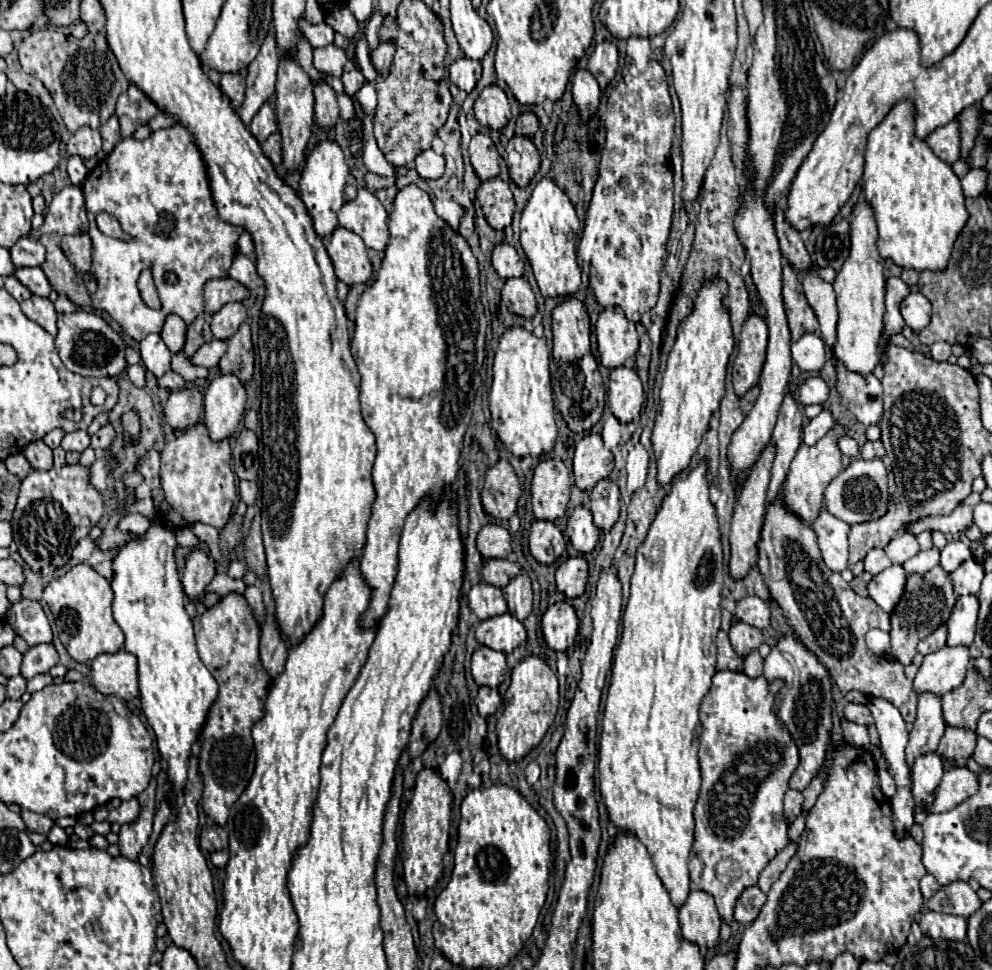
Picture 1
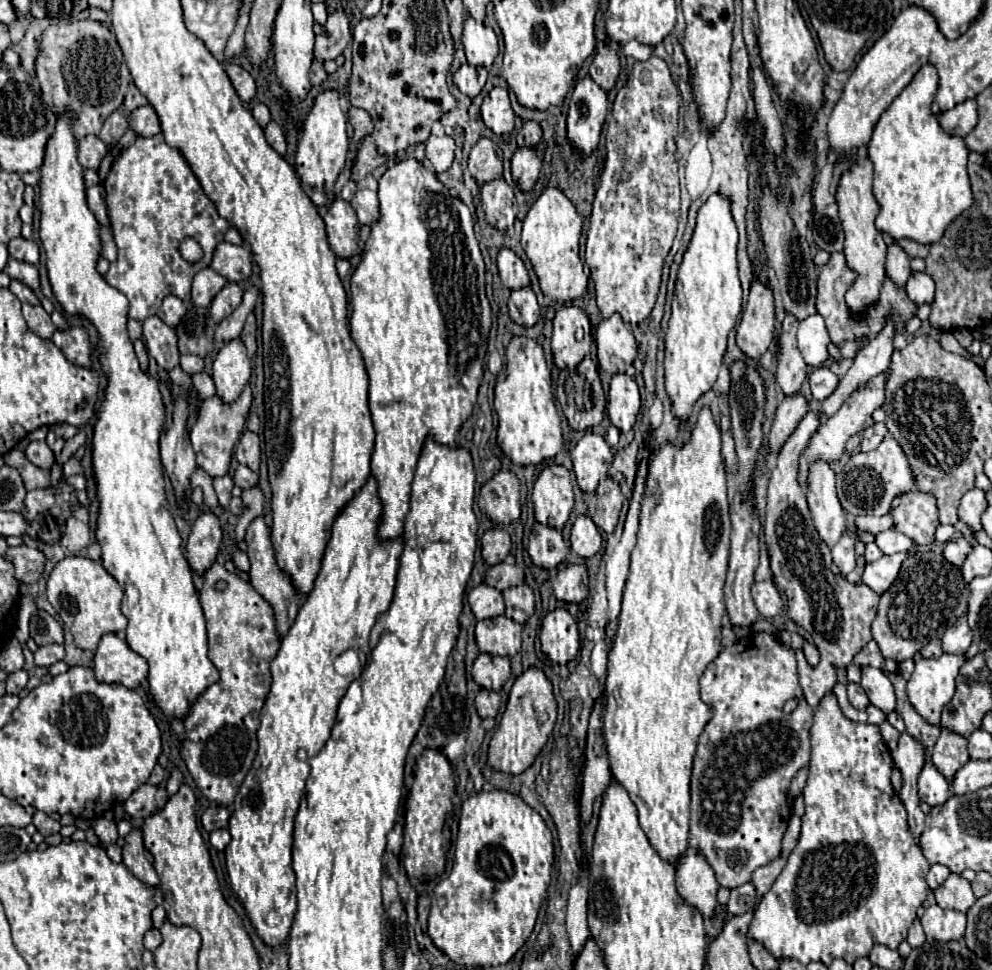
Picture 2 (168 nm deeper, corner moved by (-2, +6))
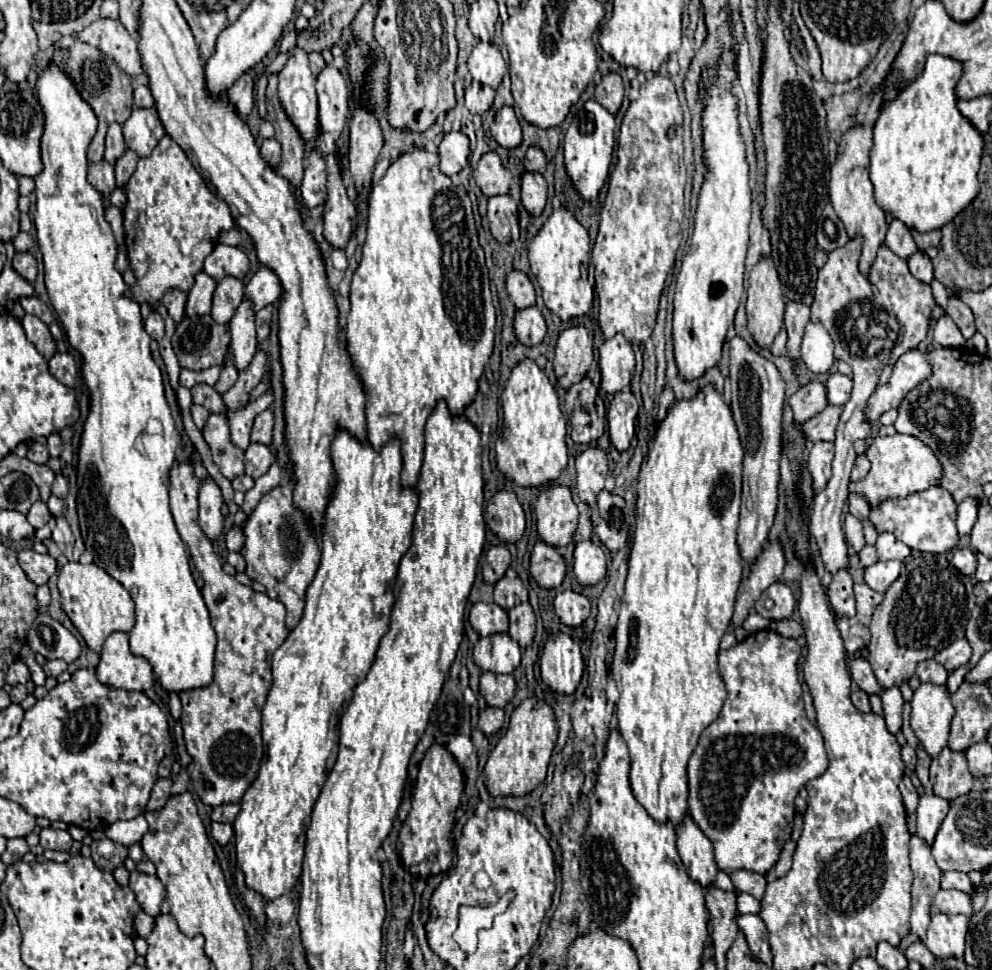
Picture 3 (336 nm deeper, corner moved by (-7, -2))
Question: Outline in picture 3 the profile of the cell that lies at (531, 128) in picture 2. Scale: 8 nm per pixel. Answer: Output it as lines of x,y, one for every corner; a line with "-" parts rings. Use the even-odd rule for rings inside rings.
530,146
524,158
524,166
530,172
544,172
546,170
546,156
542,152
542,148
538,146

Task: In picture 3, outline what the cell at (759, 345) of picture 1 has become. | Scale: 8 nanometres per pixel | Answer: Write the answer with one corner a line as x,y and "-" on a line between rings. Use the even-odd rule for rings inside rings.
762,258
748,278
748,328
760,348
770,348
784,324
784,294
772,258

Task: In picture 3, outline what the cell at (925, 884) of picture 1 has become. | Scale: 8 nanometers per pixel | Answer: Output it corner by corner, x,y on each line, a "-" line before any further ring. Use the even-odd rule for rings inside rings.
944,872
942,874
942,888
954,888
962,892
972,892
972,882
964,872

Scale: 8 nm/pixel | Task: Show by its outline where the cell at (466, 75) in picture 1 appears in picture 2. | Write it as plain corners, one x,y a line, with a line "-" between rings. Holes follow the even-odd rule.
463,64
453,74
453,84
463,94
467,94
469,98
475,98
483,90
485,80
487,80
487,70
485,68
475,68
475,66
469,66
469,64

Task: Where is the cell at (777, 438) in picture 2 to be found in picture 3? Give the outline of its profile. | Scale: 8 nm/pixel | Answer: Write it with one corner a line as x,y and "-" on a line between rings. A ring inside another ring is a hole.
810,382
802,386
794,396
790,396
788,406
792,408
794,414
794,424
802,426
806,420
816,416
828,406
826,400
826,388
820,382

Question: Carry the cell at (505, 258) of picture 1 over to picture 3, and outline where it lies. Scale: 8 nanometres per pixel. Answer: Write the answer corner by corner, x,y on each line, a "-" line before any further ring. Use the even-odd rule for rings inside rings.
512,270
512,272
506,276
506,290
508,290
510,300
514,302
514,306
516,306
518,310
534,304
536,292
534,292
534,286
532,286
530,278
528,278
524,272

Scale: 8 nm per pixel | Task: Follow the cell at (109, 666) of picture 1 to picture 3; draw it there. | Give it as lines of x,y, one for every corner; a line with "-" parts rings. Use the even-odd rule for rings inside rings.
114,632
108,636
102,648
96,674
98,680
112,690
124,688
124,690
146,692
154,684
150,662
130,652
128,634
124,632

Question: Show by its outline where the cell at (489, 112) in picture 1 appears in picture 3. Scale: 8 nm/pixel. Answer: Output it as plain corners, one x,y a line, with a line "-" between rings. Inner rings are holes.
502,106
496,112
496,118
490,126
492,138
502,146
502,148
516,148
522,142
522,130
520,130
520,122
514,114
512,106

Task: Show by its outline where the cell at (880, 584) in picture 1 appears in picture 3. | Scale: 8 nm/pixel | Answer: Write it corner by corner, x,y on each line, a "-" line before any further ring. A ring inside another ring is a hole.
900,560
876,562
874,566
868,566
868,568
866,568
864,580
866,580
866,584
868,584
872,590
884,594
884,592
892,586
892,582
900,576
900,570
902,570
902,562
900,562

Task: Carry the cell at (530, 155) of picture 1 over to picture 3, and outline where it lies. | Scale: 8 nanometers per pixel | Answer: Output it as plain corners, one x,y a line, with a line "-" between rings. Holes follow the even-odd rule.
538,172
522,174
522,204
532,214
538,216
546,204
546,180

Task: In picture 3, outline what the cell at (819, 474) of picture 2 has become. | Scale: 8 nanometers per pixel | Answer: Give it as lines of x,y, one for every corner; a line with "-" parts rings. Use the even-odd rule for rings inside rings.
816,442
808,454
806,468
812,478
812,492
818,494
826,488
832,476
832,458
834,458
834,444
832,442

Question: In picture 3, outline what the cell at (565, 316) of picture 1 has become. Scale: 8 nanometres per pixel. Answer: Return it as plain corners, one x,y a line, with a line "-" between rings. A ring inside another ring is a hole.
578,324
560,332
556,342
554,370
562,388
570,388
574,382
580,382
586,376
592,360
594,340
588,328

